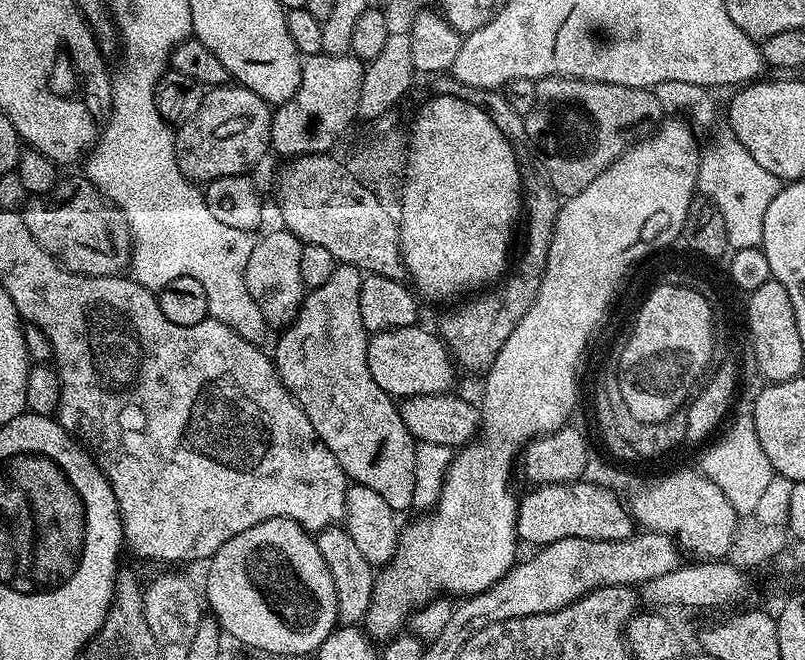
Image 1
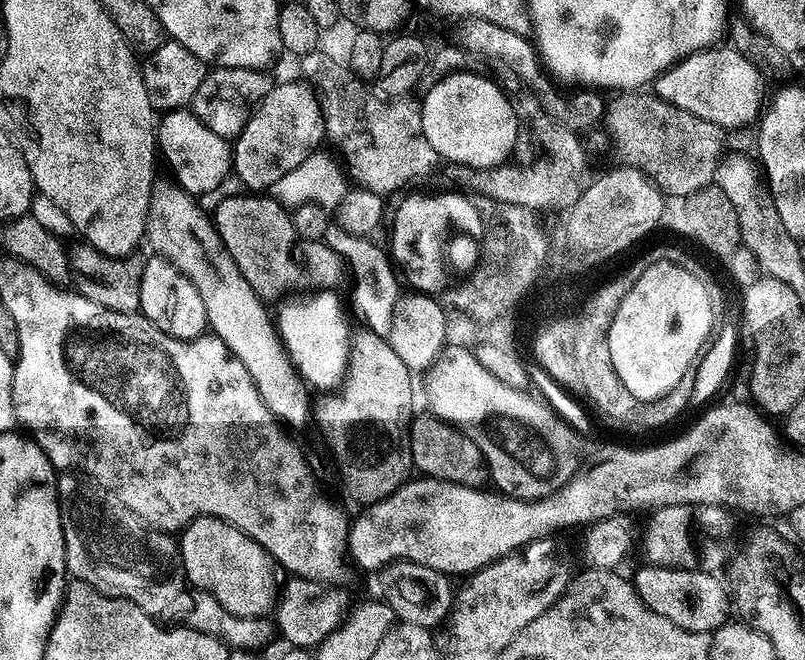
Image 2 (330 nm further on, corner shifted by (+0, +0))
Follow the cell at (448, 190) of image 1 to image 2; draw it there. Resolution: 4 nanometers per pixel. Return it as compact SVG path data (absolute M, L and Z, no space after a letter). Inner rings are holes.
M452 72L435 81L432 84L433 88L422 96L421 130L426 142L430 142L430 146L439 154L441 161L449 160L452 166L496 168L512 155L512 147L515 146L516 120L508 102L509 95L505 91L502 92L494 81L487 80L485 76L477 72Z

